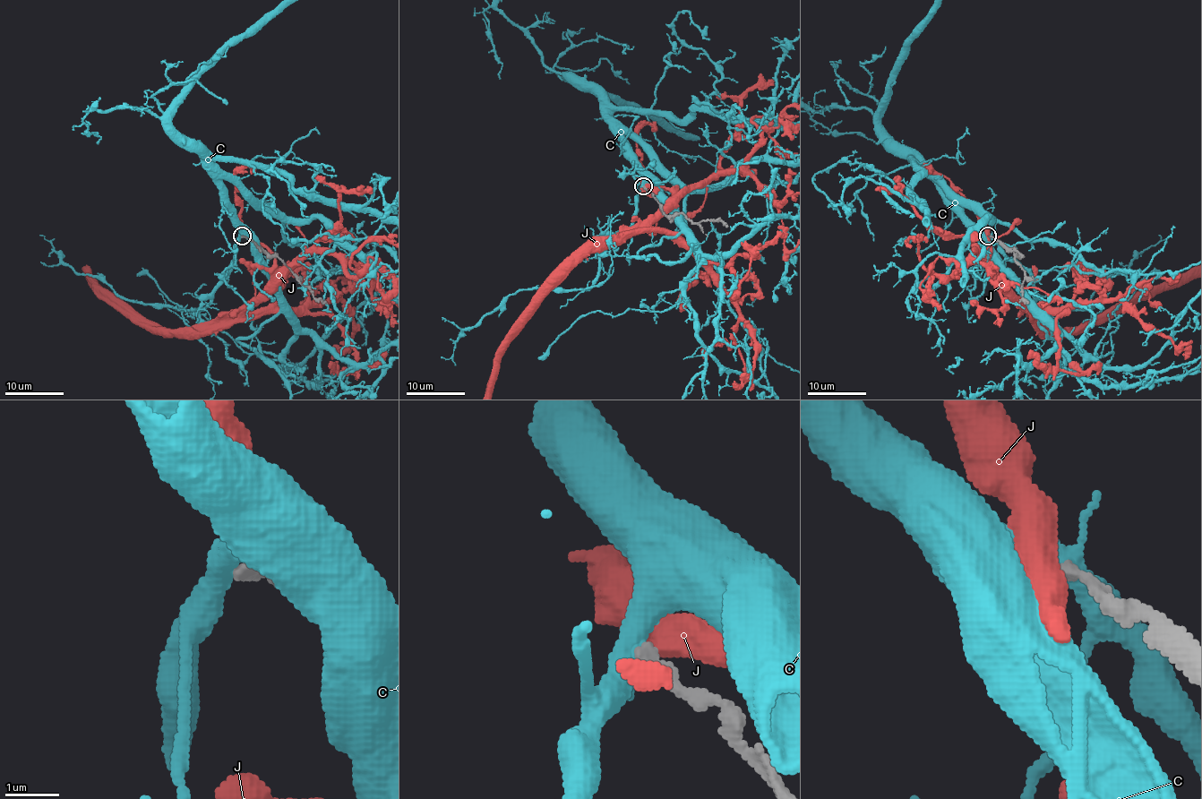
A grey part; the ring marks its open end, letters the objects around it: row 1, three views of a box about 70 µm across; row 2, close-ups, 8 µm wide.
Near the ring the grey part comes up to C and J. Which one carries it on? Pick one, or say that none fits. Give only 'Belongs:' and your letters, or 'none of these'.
Belongs: none of these

